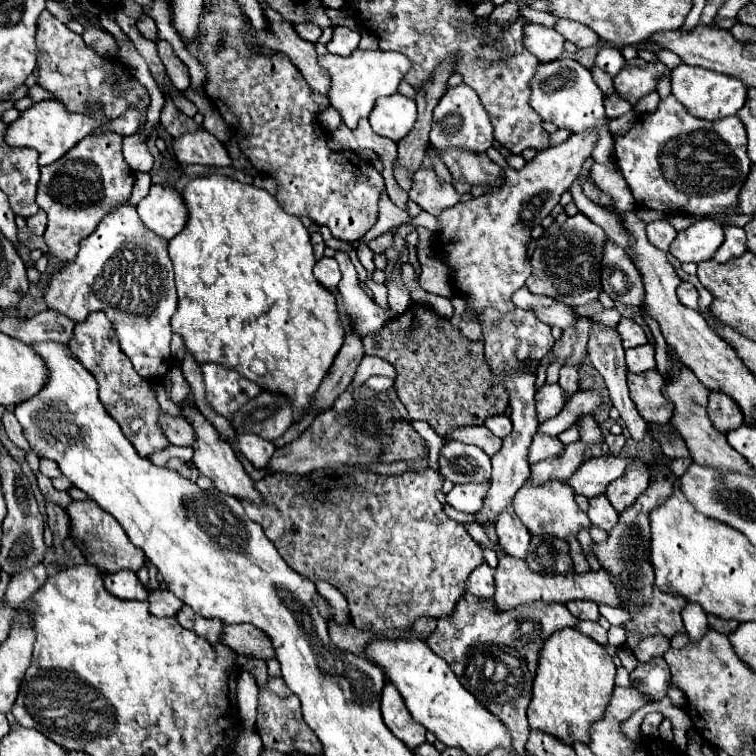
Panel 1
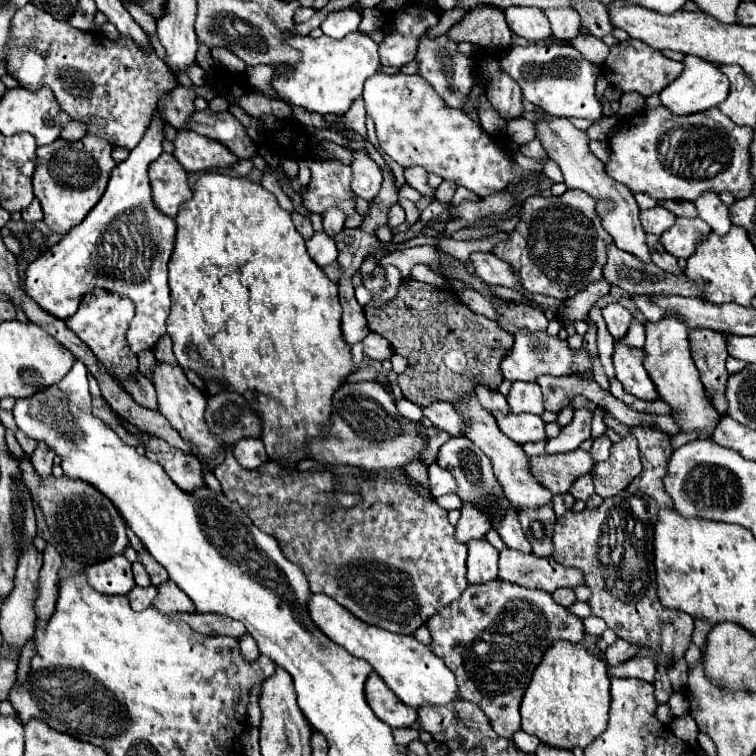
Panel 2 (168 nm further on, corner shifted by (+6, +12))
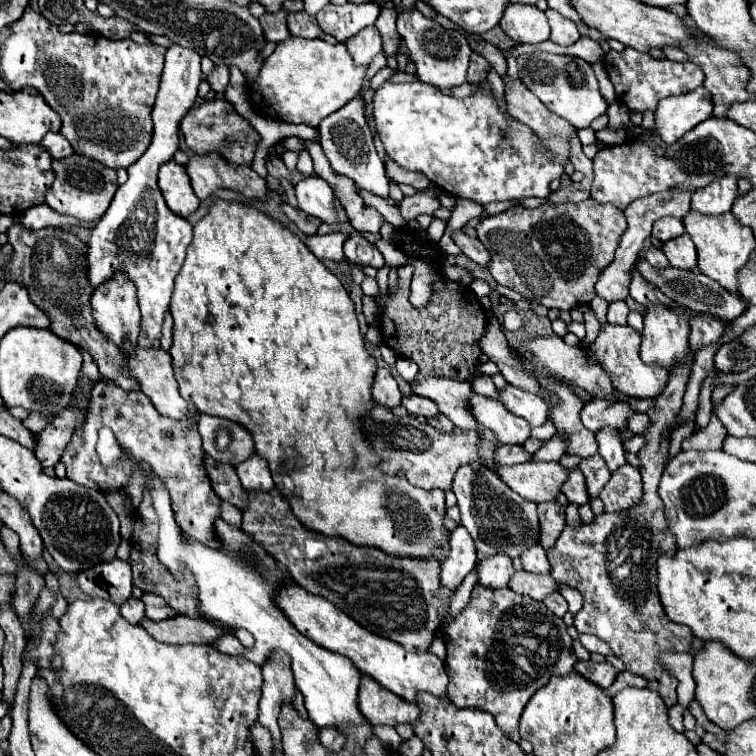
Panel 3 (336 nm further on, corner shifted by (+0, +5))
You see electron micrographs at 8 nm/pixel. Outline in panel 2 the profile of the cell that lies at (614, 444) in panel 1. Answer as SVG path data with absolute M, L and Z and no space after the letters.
M605 434L593 440L593 446L591 446L589 452L591 452L591 458L595 460L595 464L609 458L609 448L611 448L611 440Z

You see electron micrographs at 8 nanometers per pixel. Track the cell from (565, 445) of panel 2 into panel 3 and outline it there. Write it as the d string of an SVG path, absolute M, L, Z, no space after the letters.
M591 399L581 409L581 421L585 429L591 429L593 433L597 433L605 425L613 425L617 429L623 427L631 413L633 409L627 403L621 403L621 401L605 403L605 399Z

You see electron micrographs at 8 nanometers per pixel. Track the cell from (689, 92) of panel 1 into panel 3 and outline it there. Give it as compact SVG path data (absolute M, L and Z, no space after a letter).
M701 85L695 91L667 97L655 109L655 131L665 143L675 143L681 135L713 113L711 93Z

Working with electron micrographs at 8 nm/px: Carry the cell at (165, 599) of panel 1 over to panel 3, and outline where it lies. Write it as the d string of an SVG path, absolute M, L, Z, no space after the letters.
M131 597L125 601L125 605L121 605L121 615L129 623L141 623L145 619L145 603L137 597Z

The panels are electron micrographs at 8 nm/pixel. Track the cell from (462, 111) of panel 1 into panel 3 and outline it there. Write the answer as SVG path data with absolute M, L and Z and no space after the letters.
M407 9L397 17L397 33L403 37L409 49L409 57L417 65L417 77L423 83L429 83L445 93L449 93L457 85L467 83L471 47L461 33L443 29L433 19L421 15L417 9Z

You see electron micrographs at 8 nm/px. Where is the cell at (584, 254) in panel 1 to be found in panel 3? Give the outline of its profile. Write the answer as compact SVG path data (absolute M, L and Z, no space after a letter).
M585 199L581 203L543 203L535 209L519 205L507 209L505 213L483 217L477 225L477 237L493 255L489 271L499 285L515 289L531 303L541 303L549 309L555 307L569 311L573 305L591 303L591 299L595 297L593 287L599 279L599 273L613 261L615 249L619 245L621 235L625 233L625 227L627 219L621 209L611 203L597 203L593 199Z

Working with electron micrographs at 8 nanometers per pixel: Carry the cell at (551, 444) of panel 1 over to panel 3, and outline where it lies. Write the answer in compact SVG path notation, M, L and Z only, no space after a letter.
M473 393L471 407L475 419L481 425L489 427L501 439L501 443L523 445L531 437L531 425L525 419L507 411L501 401L485 399L483 395Z

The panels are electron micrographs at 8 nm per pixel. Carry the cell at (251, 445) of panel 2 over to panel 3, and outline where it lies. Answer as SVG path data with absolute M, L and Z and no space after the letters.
M257 453L251 455L247 461L239 463L235 469L237 469L237 475L245 489L259 489L259 491L273 489L269 463L263 457L259 457Z

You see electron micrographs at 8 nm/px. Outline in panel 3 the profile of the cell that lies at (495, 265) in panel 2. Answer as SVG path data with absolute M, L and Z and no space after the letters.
M457 231L457 233L453 235L453 239L455 239L455 243L461 247L461 251L463 251L471 261L479 263L481 267L489 267L491 255L489 255L489 251L483 247L483 243L481 243L477 237L469 237L469 235L465 235L463 231Z

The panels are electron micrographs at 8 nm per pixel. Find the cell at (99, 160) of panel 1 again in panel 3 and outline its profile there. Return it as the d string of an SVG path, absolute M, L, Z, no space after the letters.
M73 153L63 159L53 159L51 167L55 173L55 181L45 193L45 203L51 209L55 209L61 215L75 217L79 221L97 221L107 211L107 207L111 205L111 199L117 191L115 169L111 169L87 155L79 155L79 153Z

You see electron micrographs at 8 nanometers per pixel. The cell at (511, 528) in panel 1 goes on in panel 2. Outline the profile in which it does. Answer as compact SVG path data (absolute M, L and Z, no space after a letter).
M505 512L503 520L497 524L495 530L499 532L499 536L507 544L507 548L519 550L523 554L529 554L531 552L531 544L525 538L525 534L523 534L523 530L521 530L521 526L517 522L517 514L515 512Z

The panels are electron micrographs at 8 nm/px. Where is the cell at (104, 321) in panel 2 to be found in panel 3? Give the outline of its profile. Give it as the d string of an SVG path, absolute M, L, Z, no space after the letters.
M115 275L113 281L97 287L97 291L91 295L91 307L97 329L119 349L129 337L135 337L137 341L141 315L135 287L129 283L129 279L125 279L125 275Z

